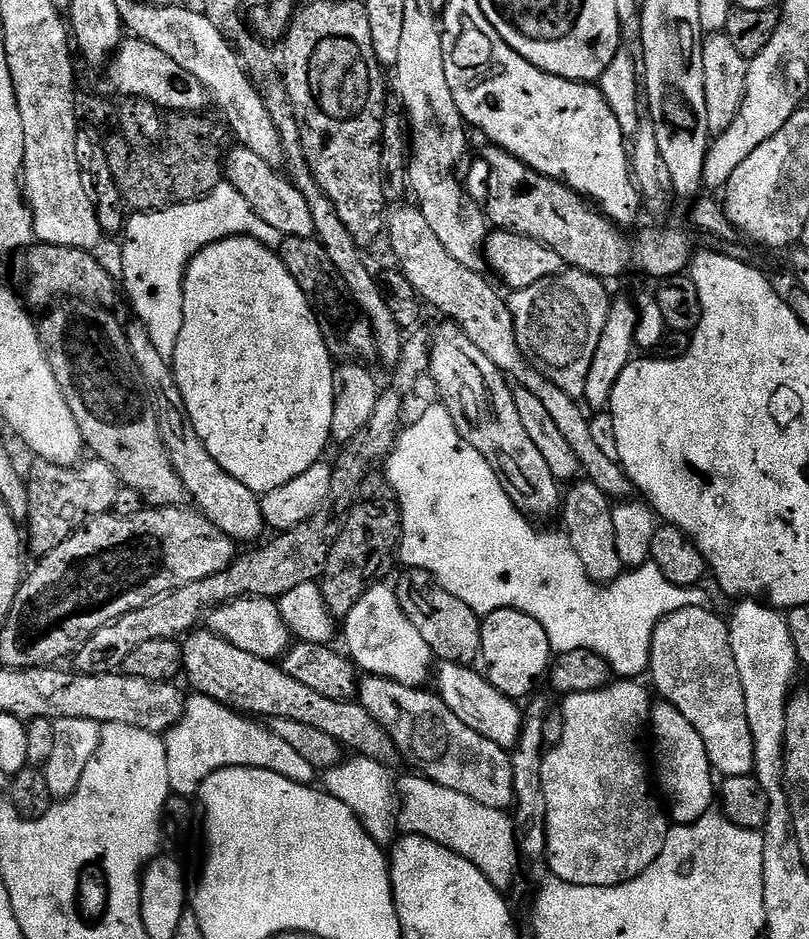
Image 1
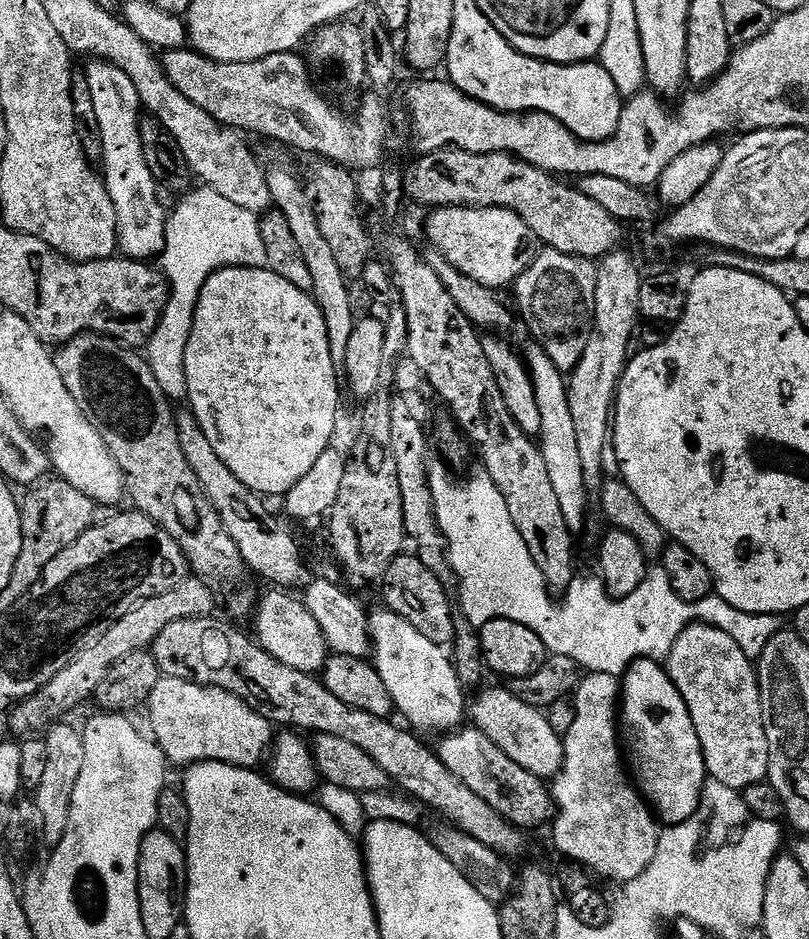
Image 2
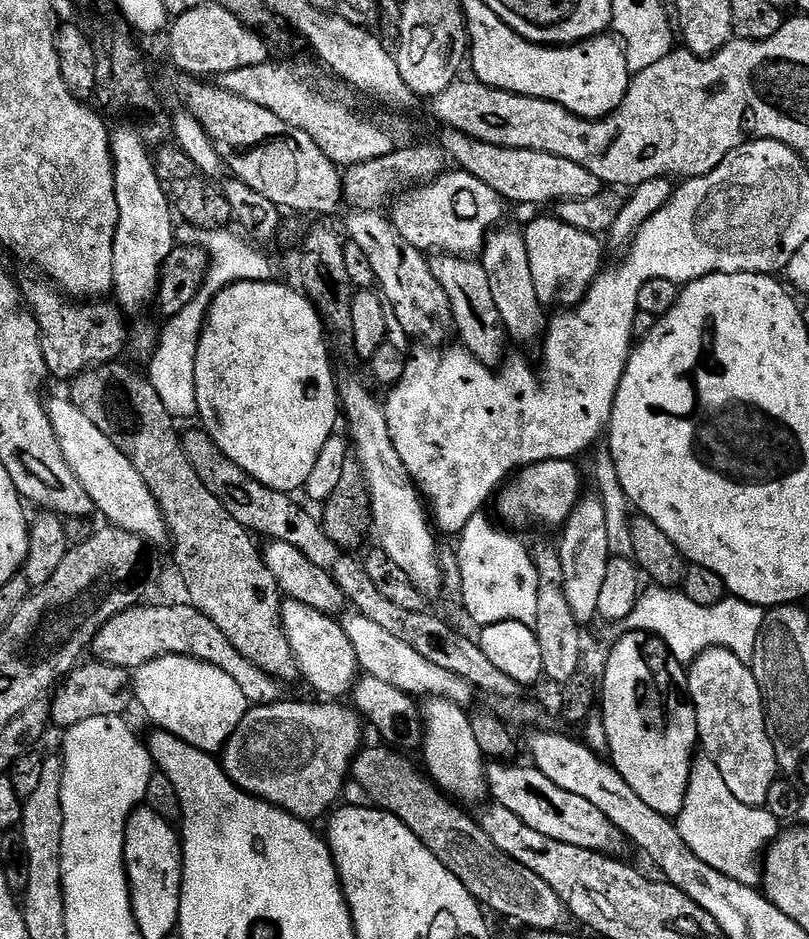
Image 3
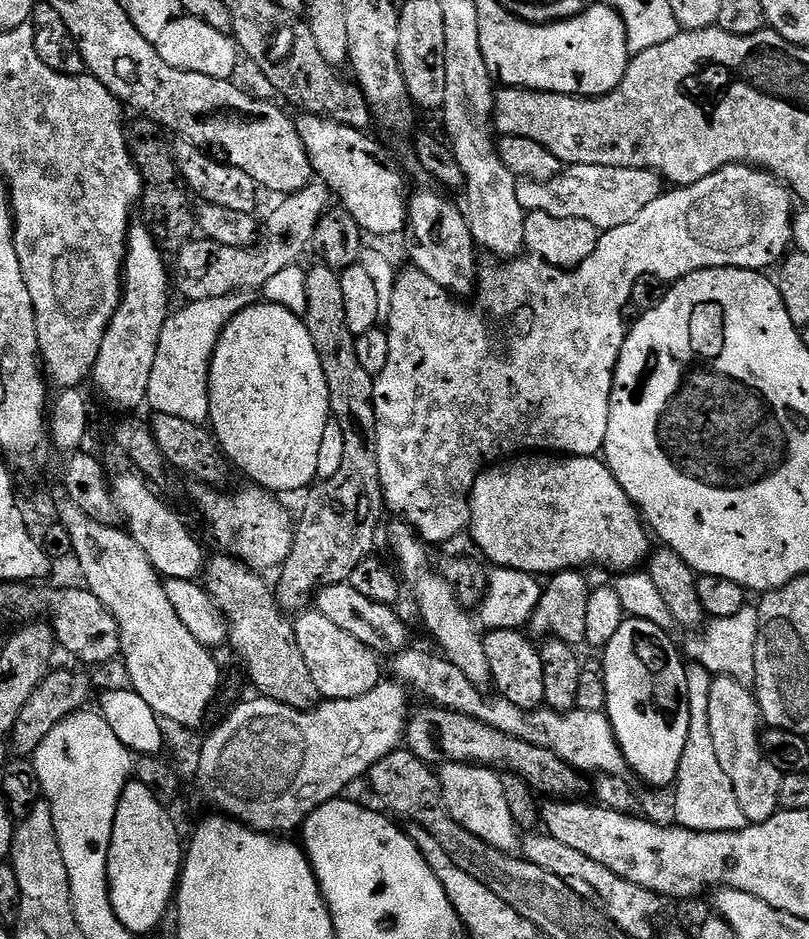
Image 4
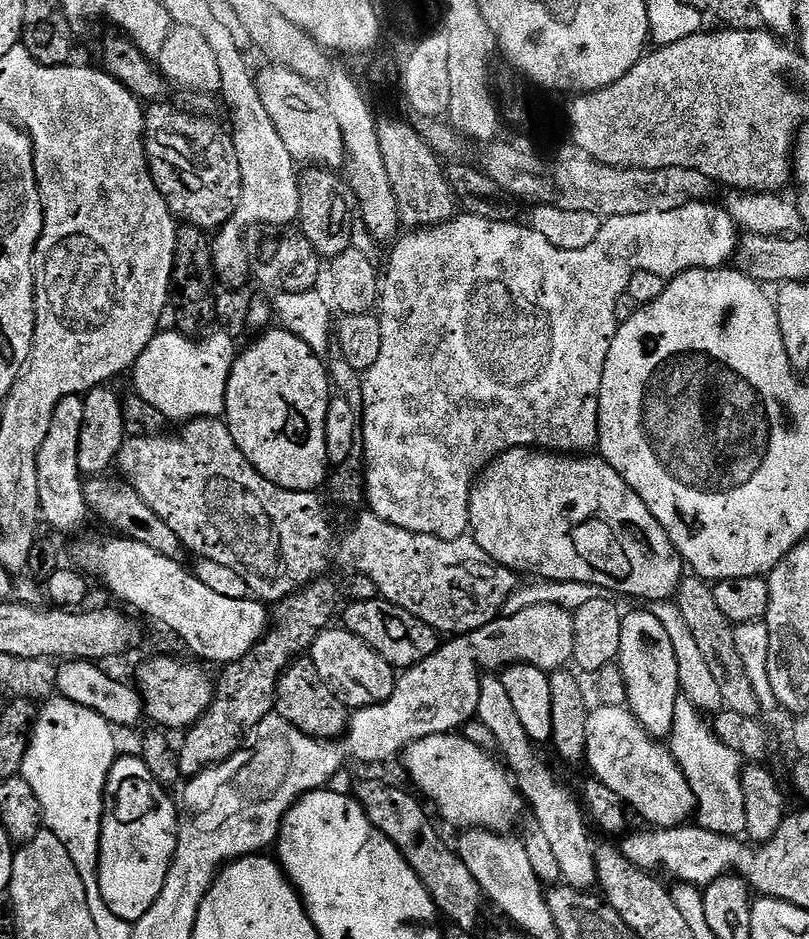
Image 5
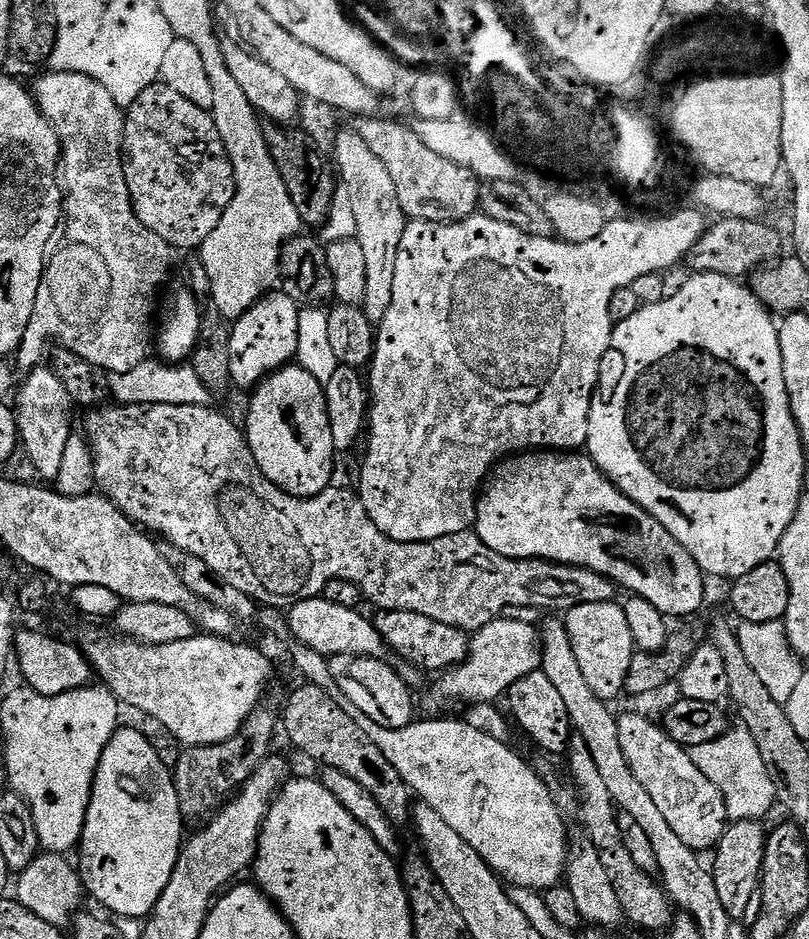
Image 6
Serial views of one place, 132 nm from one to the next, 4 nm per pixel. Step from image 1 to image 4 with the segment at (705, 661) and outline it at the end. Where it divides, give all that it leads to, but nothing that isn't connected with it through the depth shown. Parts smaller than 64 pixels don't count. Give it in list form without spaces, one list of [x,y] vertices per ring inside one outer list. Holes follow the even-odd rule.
[[[716,676],[708,707],[711,741],[716,757],[730,778],[738,806],[751,824],[761,824],[779,811],[778,791],[783,773],[770,762],[762,745],[762,717],[755,693],[728,676]]]

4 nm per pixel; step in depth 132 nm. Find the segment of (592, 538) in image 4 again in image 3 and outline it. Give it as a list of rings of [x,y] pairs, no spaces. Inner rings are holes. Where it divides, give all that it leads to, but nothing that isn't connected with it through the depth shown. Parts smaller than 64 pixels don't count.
[[[543,460],[519,469],[499,489],[494,500],[497,514],[505,520],[503,523],[512,530],[528,528],[536,522],[556,529],[567,524],[570,514],[582,499],[580,472],[574,465],[572,460]]]

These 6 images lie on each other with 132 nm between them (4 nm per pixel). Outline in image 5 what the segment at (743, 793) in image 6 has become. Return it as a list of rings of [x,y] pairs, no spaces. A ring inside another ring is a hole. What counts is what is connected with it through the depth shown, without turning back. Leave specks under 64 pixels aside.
[[[680,695],[675,702],[674,726],[668,737],[668,749],[686,774],[687,781],[696,795],[699,827],[723,836],[743,837],[747,830],[746,806],[741,780],[742,757],[736,751],[721,744],[714,744],[711,723],[696,720],[701,712],[686,696]],[[712,744],[714,746],[712,746]]]

